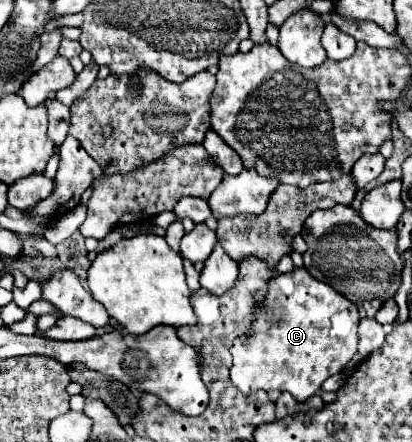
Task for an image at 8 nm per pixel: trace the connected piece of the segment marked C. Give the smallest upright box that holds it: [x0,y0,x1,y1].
[230,267,358,401]

